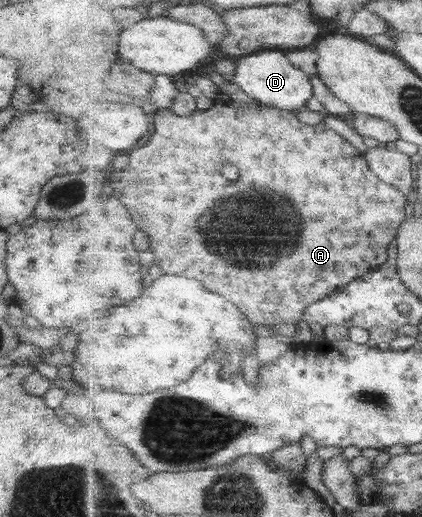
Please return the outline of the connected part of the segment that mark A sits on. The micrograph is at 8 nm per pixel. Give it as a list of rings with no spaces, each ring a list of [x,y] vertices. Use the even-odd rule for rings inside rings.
[[[232,79],[226,80],[223,89],[219,89],[218,95],[214,99],[214,104],[211,108],[206,110],[196,110],[190,115],[185,116],[178,115],[171,109],[159,108],[155,112],[153,125],[155,127],[155,132],[151,135],[151,138],[147,144],[140,147],[140,149],[133,149],[132,151],[128,152],[120,161],[114,161],[109,164],[108,186],[114,189],[111,195],[116,196],[130,210],[132,217],[134,217],[134,221],[138,223],[139,230],[143,231],[150,237],[149,250],[155,255],[155,265],[159,266],[164,274],[183,275],[184,277],[190,279],[200,280],[200,283],[202,283],[209,291],[216,291],[216,294],[220,293],[220,295],[224,295],[224,299],[228,299],[228,301],[234,303],[252,324],[275,328],[279,324],[298,324],[300,321],[304,320],[304,313],[309,306],[319,303],[322,301],[322,299],[328,298],[331,294],[336,294],[337,292],[343,291],[346,286],[348,286],[351,282],[355,282],[355,279],[362,277],[364,273],[368,273],[368,271],[372,271],[379,266],[383,266],[388,261],[390,256],[390,249],[388,249],[388,247],[390,247],[390,243],[395,241],[399,227],[403,225],[403,220],[406,220],[406,213],[404,213],[404,211],[406,211],[406,196],[397,187],[394,187],[392,184],[381,180],[379,176],[377,176],[375,172],[371,170],[365,153],[360,153],[360,151],[358,151],[358,149],[354,147],[350,141],[346,141],[342,135],[338,135],[336,131],[332,131],[332,129],[330,129],[328,125],[325,125],[324,122],[311,126],[302,123],[296,112],[262,105],[262,103],[258,103],[256,99],[252,99],[252,97],[248,95],[248,92],[244,91],[234,81],[234,79]],[[229,163],[232,165],[238,165],[238,167],[240,167],[240,179],[238,179],[238,181],[230,181],[230,179],[223,174],[223,167],[226,167],[229,165]]]

